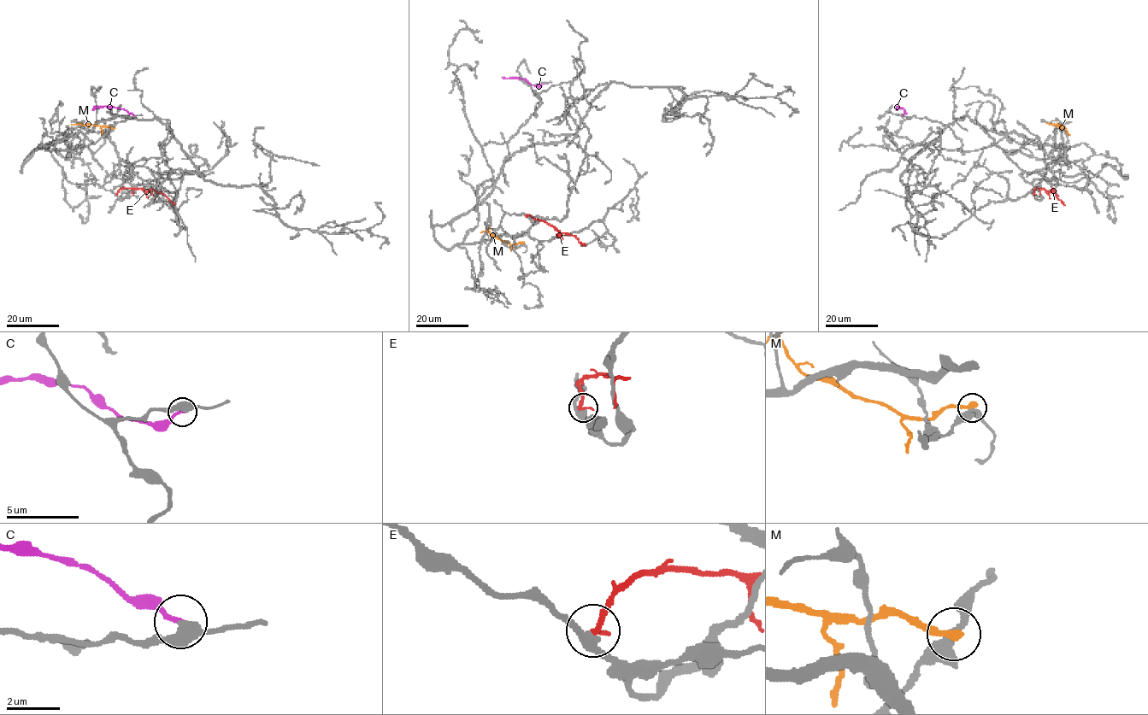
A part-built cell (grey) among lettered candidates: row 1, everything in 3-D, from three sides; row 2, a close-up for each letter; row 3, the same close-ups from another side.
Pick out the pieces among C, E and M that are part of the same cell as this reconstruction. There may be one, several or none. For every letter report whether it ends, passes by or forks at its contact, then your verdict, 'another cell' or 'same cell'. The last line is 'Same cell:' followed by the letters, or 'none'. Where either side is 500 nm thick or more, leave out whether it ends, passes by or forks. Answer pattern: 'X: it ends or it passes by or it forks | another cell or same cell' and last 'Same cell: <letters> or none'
C: it ends | same cell
E: it ends | another cell
M: it ends | another cell
Same cell: C

